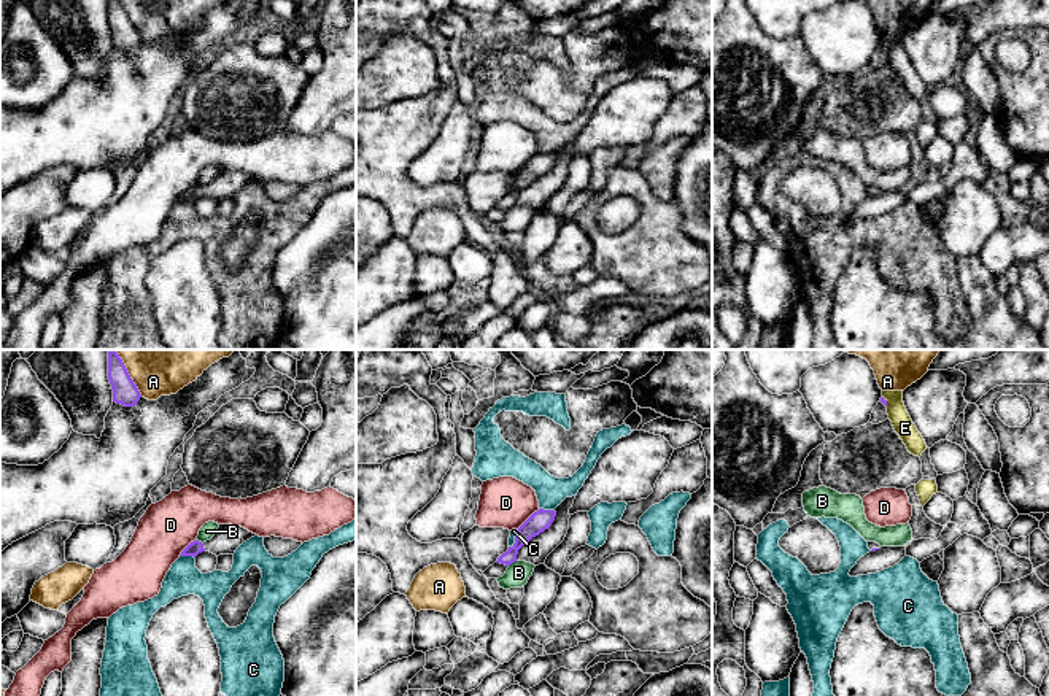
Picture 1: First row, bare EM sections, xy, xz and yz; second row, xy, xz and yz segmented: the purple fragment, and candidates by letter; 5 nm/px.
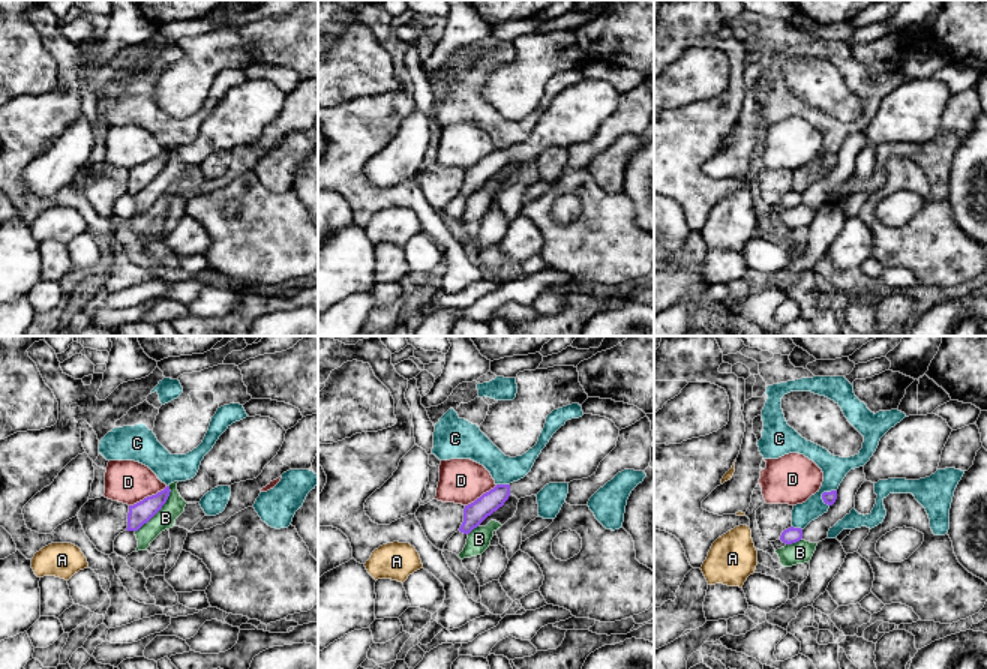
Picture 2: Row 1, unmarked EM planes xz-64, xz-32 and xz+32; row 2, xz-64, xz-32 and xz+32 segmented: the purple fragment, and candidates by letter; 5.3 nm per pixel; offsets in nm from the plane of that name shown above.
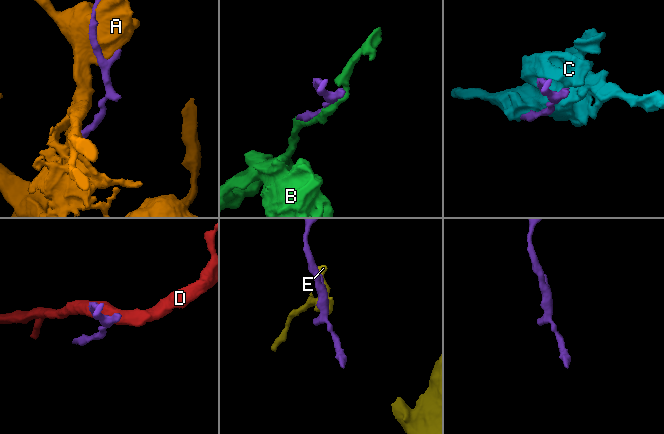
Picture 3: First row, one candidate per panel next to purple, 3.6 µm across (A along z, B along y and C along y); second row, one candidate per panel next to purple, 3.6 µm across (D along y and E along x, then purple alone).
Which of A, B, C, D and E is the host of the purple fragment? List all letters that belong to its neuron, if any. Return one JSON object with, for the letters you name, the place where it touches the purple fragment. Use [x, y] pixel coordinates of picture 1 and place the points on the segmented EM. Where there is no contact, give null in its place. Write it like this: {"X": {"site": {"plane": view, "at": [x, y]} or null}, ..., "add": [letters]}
{"add": []}

